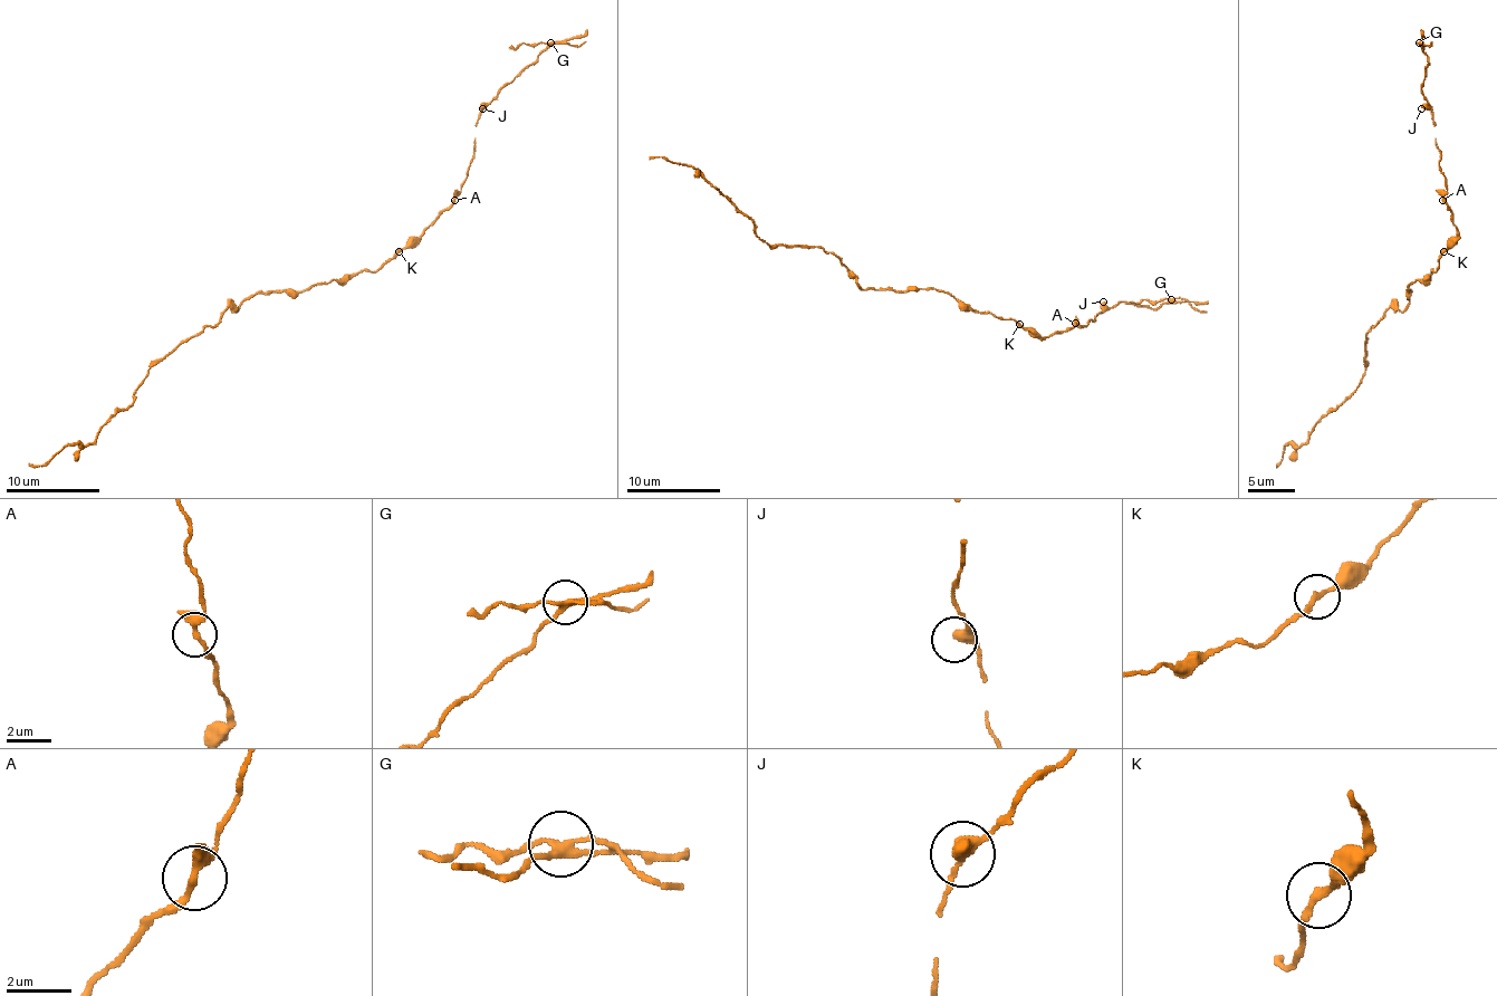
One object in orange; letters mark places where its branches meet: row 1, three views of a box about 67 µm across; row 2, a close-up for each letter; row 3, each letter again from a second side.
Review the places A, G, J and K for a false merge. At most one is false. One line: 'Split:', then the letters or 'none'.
Split: G

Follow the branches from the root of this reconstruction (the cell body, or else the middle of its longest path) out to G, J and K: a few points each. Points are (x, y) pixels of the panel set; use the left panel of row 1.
G: (323, 283), (348, 279), (365, 270), (378, 270), (452, 202), (473, 157), (476, 122), (480, 111), (550, 41)
J: (323, 283), (348, 279), (365, 270), (378, 270), (452, 202), (473, 157), (476, 122), (482, 108)
K: (323, 283), (348, 279), (365, 270), (378, 270), (397, 251)

